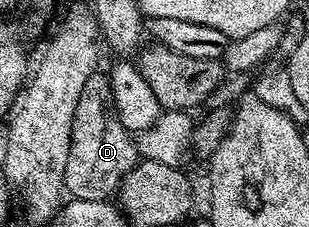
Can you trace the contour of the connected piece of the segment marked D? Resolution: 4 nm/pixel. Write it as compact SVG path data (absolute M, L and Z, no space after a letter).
M96 73L87 81L74 113L70 156L67 158L64 190L74 199L95 201L118 194L121 181L139 162L134 136L123 126L109 94L109 76Z

